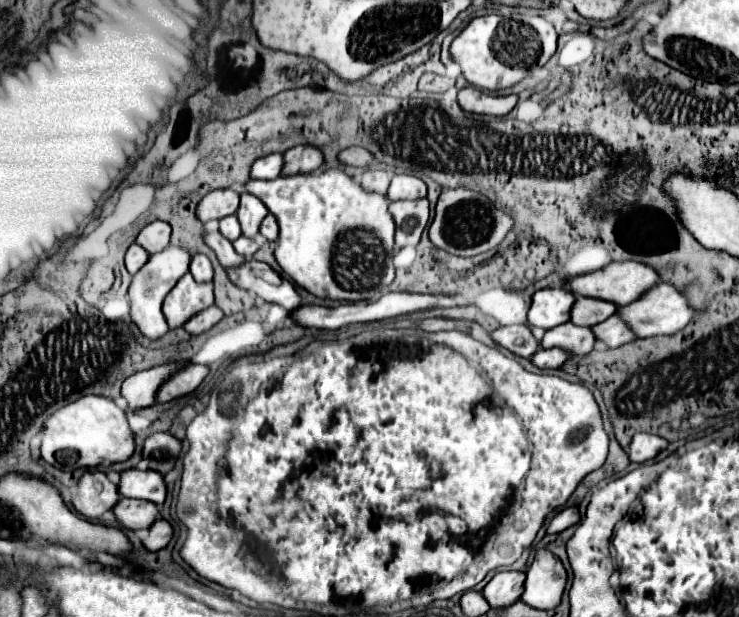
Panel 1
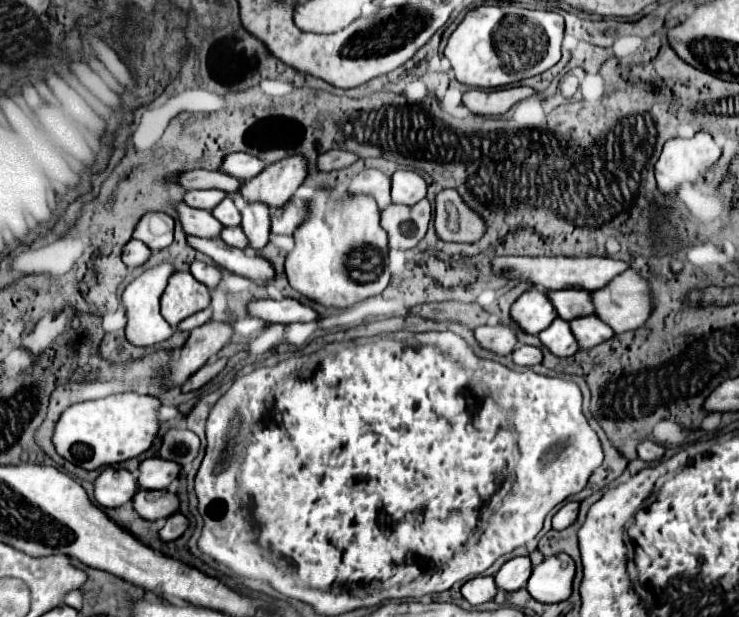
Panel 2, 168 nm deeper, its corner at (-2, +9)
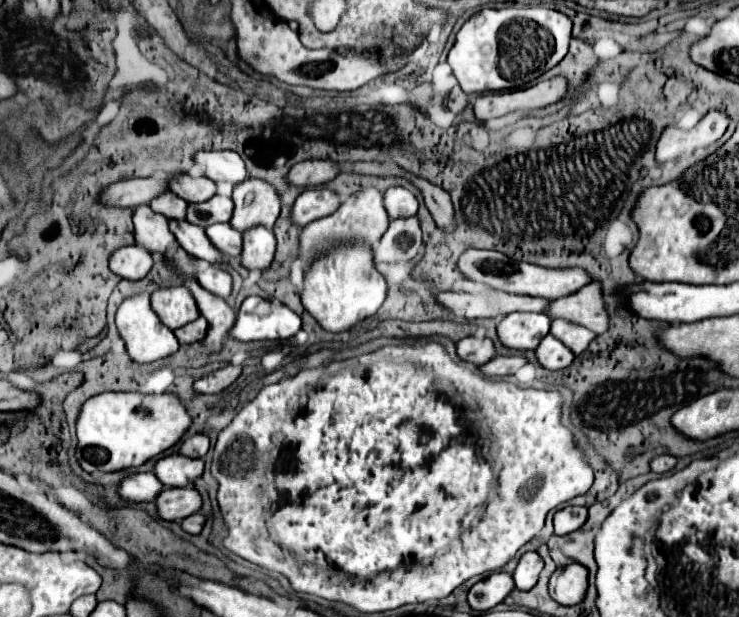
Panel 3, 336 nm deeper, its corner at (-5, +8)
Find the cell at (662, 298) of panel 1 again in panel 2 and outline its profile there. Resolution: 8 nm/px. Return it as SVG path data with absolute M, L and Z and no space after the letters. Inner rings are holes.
M626 270L624 274L616 276L606 288L600 288L592 292L594 306L596 306L596 316L610 324L616 334L628 332L628 328L640 328L646 324L646 320L652 316L652 296L650 296L650 284L644 276L640 276L636 270Z

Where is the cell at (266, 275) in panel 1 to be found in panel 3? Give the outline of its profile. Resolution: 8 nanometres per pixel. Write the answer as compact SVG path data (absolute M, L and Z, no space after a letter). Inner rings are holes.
M169 221L169 229L189 255L193 255L197 259L205 259L213 265L219 265L223 261L221 253L207 239L203 227L191 225L189 221Z

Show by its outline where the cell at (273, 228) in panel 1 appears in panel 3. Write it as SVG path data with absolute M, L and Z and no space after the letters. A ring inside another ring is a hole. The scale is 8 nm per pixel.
M307 189L303 191L293 207L293 221L299 227L305 227L307 223L327 217L341 205L337 193L331 189Z

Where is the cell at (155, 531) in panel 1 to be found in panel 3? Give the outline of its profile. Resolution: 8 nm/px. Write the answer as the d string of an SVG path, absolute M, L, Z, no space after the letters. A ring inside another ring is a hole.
M195 513L195 515L191 515L191 517L187 517L187 519L181 521L181 527L183 527L187 533L191 533L191 535L201 533L203 525L205 525L205 515L203 515L203 513Z

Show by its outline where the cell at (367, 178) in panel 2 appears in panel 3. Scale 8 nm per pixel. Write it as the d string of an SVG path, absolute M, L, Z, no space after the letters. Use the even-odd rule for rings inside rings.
M375 187L361 189L359 193L351 195L333 215L311 221L309 225L305 225L305 229L301 229L297 241L297 255L303 257L303 271L309 269L317 253L325 253L325 249L329 249L329 245L337 245L337 241L365 241L373 249L375 243L383 237L387 227L389 215L383 207L383 193L377 191Z

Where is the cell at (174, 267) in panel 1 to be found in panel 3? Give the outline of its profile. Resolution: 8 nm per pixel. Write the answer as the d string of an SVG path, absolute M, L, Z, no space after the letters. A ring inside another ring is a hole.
M141 293L141 295L125 299L119 305L117 315L115 315L115 325L117 325L117 331L119 331L121 339L125 341L127 353L137 363L153 363L157 359L163 359L163 357L169 357L169 355L177 353L177 349L179 349L179 341L173 335L173 331L167 329L159 321L159 317L155 315L155 311L151 309L149 297L151 297L149 293Z

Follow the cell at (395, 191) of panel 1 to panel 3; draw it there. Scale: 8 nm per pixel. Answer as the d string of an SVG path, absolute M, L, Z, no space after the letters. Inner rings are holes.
M389 187L383 195L383 205L391 219L413 217L419 207L415 195L405 187Z

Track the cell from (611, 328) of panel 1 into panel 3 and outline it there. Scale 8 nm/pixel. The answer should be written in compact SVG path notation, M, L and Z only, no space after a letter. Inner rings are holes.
M563 319L553 321L549 333L553 333L553 337L559 337L559 341L565 341L565 345L569 345L569 349L573 349L575 355L583 353L587 349L587 345L595 339L595 333L591 333L589 329L573 325Z

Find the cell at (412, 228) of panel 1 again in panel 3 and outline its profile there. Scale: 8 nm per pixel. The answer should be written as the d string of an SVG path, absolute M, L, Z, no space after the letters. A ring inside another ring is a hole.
M417 217L407 219L393 219L389 229L381 237L379 245L375 247L373 259L375 263L395 263L401 259L411 261L421 247L421 227Z

